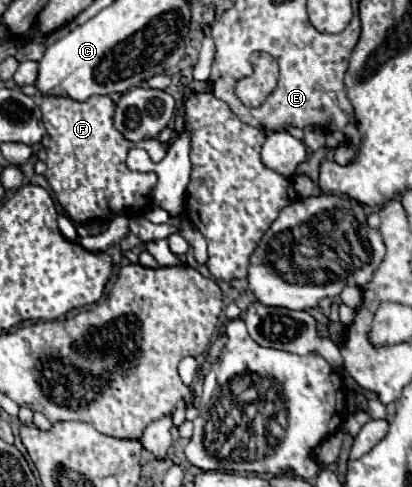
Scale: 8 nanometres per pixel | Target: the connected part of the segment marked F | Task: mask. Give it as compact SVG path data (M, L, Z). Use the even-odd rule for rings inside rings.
M47 95L40 99L39 107L47 130L41 141L47 150L45 177L51 189L57 191L57 201L75 223L131 213L131 207L133 213L137 213L151 203L149 191L153 191L157 175L135 173L125 165L125 159L129 149L145 147L151 161L159 163L167 153L167 145L159 143L157 139L145 139L139 143L125 141L125 137L113 129L115 103L105 95L93 95L87 101Z

